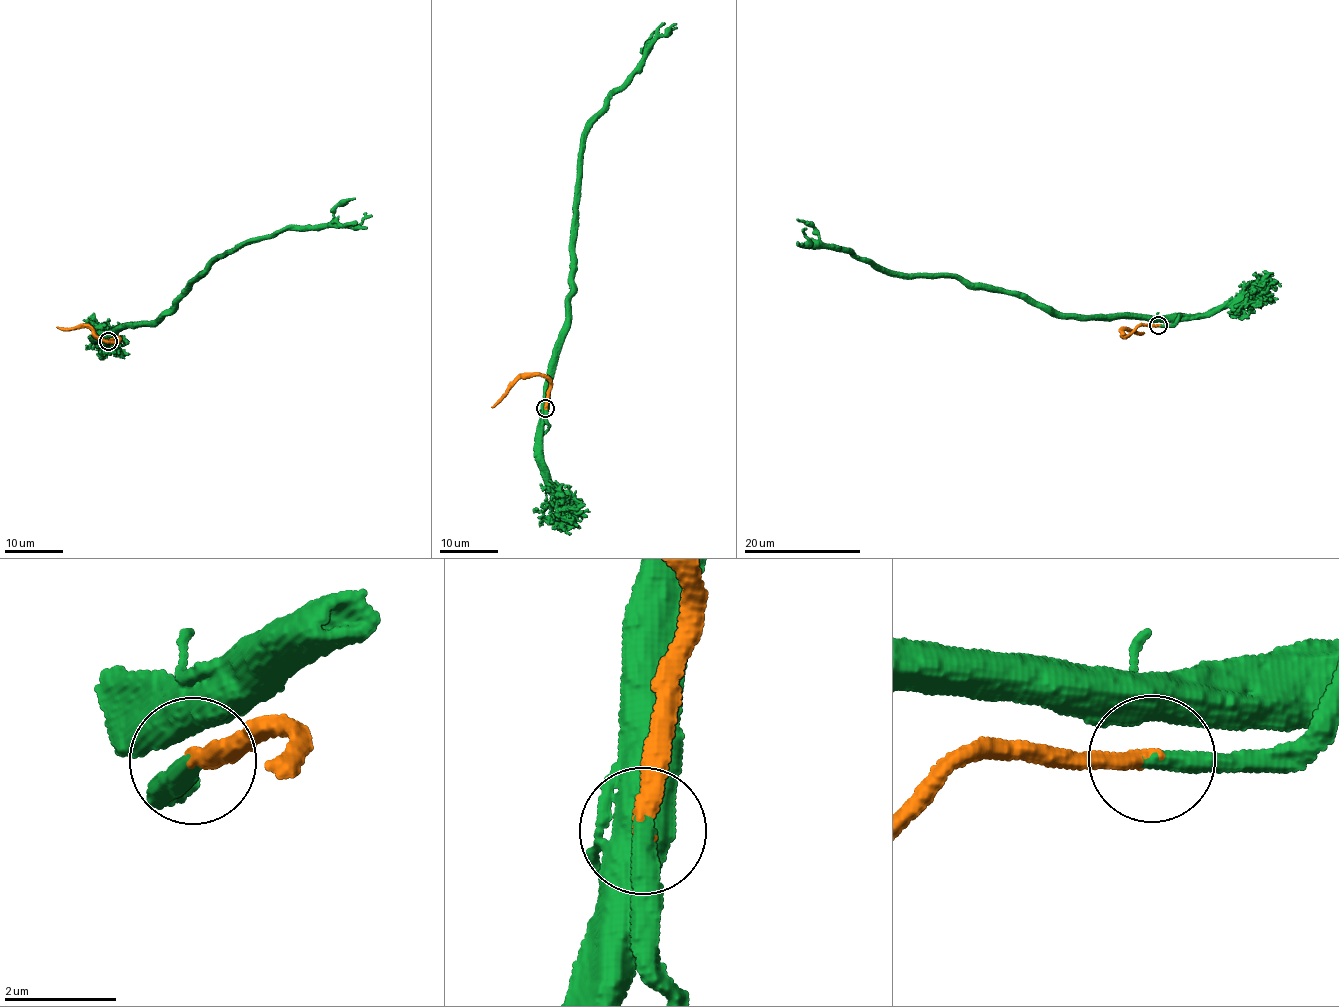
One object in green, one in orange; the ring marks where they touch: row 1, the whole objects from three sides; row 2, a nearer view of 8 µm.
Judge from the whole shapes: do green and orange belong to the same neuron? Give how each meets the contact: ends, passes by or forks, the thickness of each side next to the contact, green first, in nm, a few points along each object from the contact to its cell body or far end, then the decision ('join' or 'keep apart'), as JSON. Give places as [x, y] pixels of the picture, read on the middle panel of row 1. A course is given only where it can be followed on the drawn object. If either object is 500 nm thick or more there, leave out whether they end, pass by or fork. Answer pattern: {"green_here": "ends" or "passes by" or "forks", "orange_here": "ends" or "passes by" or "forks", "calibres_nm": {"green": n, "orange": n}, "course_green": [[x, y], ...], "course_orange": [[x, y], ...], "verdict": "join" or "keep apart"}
{"green_here": "ends", "orange_here": "ends", "calibres_nm": {"green": 400, "orange": 280}, "course_green": [[546, 408], [549, 425], [543, 431], [547, 370], [567, 320], [574, 267], [582, 131], [646, 49], [676, 28]], "course_orange": [[546, 408], [550, 385], [545, 377], [532, 374], [521, 376], [492, 407]], "verdict": "join"}

